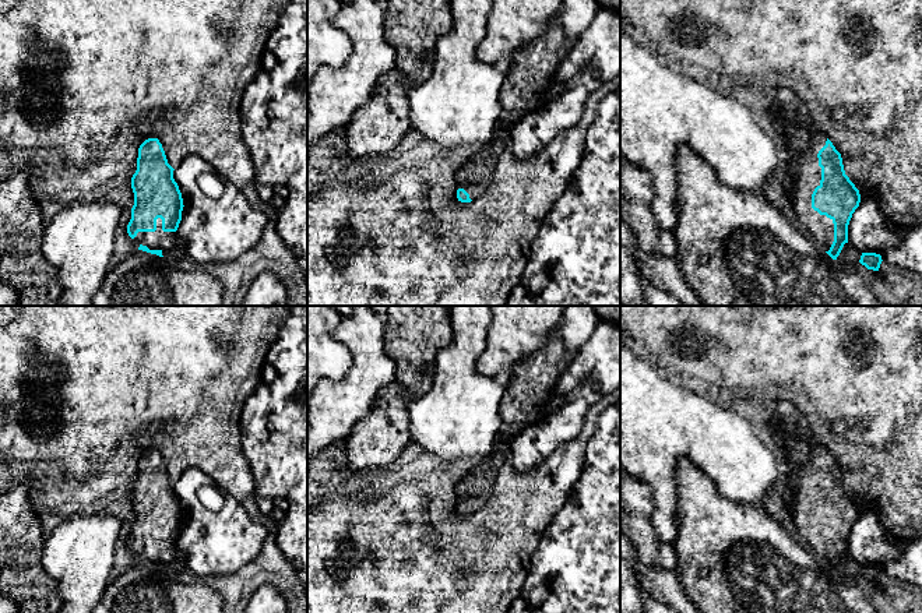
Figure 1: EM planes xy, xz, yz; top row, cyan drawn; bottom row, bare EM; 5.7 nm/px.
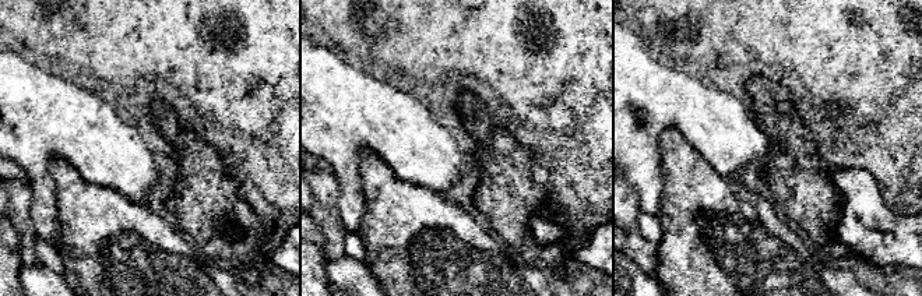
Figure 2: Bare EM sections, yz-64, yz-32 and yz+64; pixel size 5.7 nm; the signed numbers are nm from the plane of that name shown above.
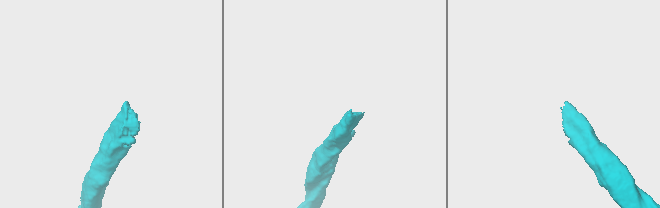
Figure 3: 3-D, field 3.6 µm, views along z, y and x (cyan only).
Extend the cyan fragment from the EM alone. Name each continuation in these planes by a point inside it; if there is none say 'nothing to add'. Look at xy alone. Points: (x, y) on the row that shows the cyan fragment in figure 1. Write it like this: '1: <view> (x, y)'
1: xy (171, 245)

